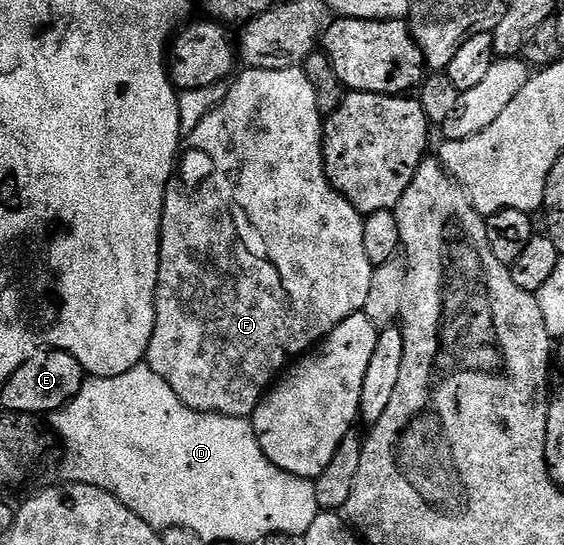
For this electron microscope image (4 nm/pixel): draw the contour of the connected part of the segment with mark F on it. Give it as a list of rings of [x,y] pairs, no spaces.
[[[301,67],[284,70],[246,68],[239,71],[236,79],[229,85],[224,102],[213,108],[204,118],[204,122],[196,126],[196,130],[188,133],[189,147],[207,151],[215,160],[215,172],[210,179],[192,189],[180,189],[179,185],[174,184],[166,191],[161,220],[161,266],[154,299],[156,322],[152,330],[152,342],[146,351],[145,363],[149,364],[152,370],[156,370],[156,374],[160,374],[160,378],[164,378],[164,382],[168,382],[172,390],[176,390],[176,394],[189,408],[198,412],[253,417],[256,406],[271,385],[279,379],[283,369],[321,344],[329,332],[336,330],[336,326],[344,322],[344,318],[363,311],[365,303],[368,302],[376,268],[368,258],[368,250],[364,250],[364,217],[330,185],[330,179],[326,177],[322,157],[324,115],[318,108],[317,96],[313,82]]]

